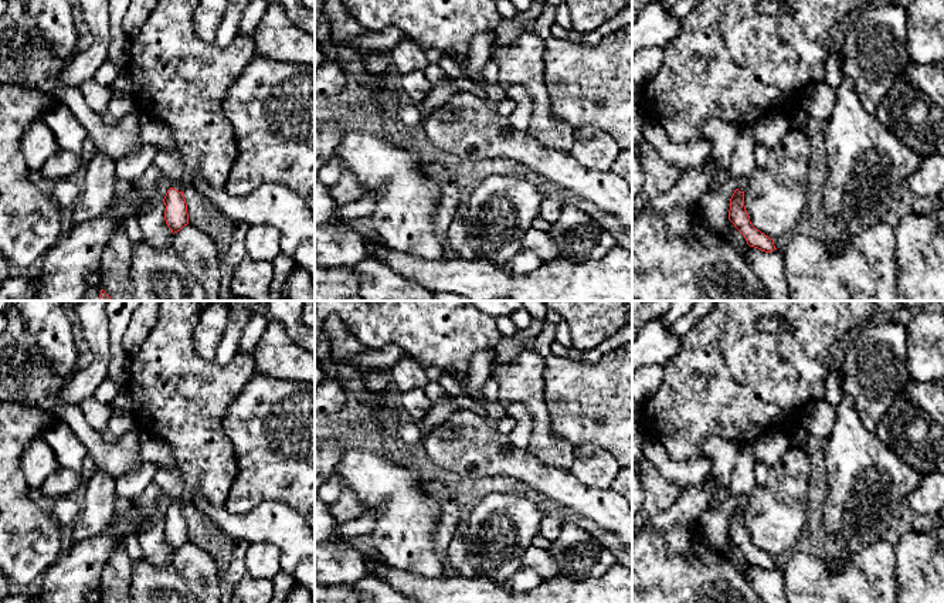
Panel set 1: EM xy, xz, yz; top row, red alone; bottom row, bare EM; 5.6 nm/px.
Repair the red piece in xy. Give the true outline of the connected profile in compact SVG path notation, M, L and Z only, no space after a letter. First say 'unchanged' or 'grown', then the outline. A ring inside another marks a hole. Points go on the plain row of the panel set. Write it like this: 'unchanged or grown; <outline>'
grown; M176 463L156 465L153 482L160 487L163 494L170 501L170 507L163 516L166 524L164 538L167 545L174 552L189 542L187 521L183 512L186 507L186 482L183 472Z

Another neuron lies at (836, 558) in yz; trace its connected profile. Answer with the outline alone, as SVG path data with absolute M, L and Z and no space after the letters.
M825 549L819 552L821 558L829 560L835 566L841 566L846 562L846 559L850 556L845 551L833 551L833 552L826 552Z

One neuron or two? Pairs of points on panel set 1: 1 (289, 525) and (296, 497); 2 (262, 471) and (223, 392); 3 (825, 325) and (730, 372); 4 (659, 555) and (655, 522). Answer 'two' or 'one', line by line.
1: two
2: two
3: one
4: two

